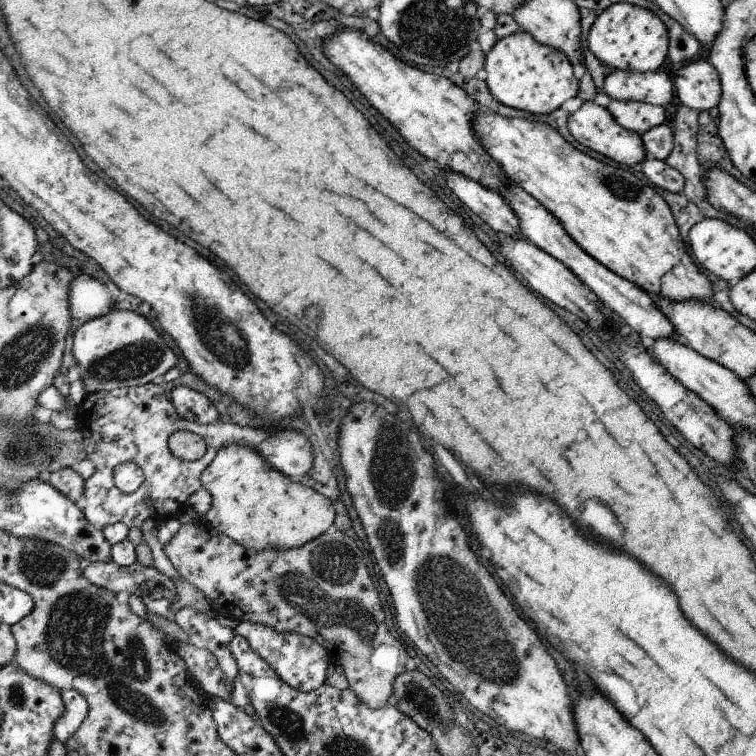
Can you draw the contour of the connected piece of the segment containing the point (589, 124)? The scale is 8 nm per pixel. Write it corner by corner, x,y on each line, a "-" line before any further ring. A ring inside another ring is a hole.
594,101
584,102
574,114
570,115
568,130
576,142
588,146
618,164
634,166
644,162
646,150
644,150
641,135
620,126
606,107
594,103

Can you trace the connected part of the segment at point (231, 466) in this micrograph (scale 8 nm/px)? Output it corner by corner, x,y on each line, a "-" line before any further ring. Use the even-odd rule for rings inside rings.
222,446
214,460
200,474
200,482
212,497
210,510
203,515
212,528
251,550
272,548
286,551
300,548
326,532
336,511
328,497
297,480
284,476
250,446

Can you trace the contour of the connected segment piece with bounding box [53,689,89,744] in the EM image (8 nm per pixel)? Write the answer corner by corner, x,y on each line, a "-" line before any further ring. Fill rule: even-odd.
74,689
61,691
61,698
65,702
65,714
54,724
53,732
56,739
66,744
86,720
89,704
86,698

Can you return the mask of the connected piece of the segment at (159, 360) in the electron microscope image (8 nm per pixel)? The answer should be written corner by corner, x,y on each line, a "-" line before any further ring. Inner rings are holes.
117,310
80,326
72,338
72,354
80,366
81,380
91,397
94,392
136,387
164,376
180,363
169,342
167,335
152,328
144,316
132,310

